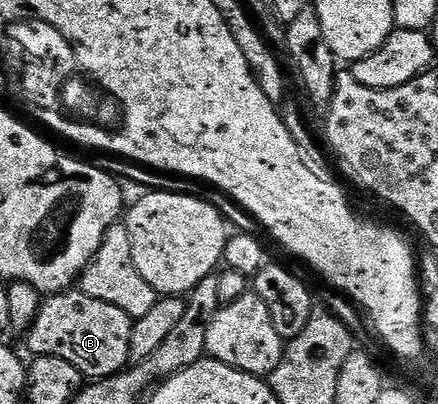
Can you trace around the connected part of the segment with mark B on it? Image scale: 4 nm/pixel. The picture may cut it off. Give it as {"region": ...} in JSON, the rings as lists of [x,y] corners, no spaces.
{"region":[[[70,290],[52,293],[42,303],[33,325],[27,330],[27,337],[33,356],[63,358],[63,362],[71,362],[71,366],[81,371],[82,377],[96,382],[126,371],[129,351],[133,348],[133,328],[135,321],[123,314],[119,306],[99,302],[99,298],[91,298],[79,290]]]}

